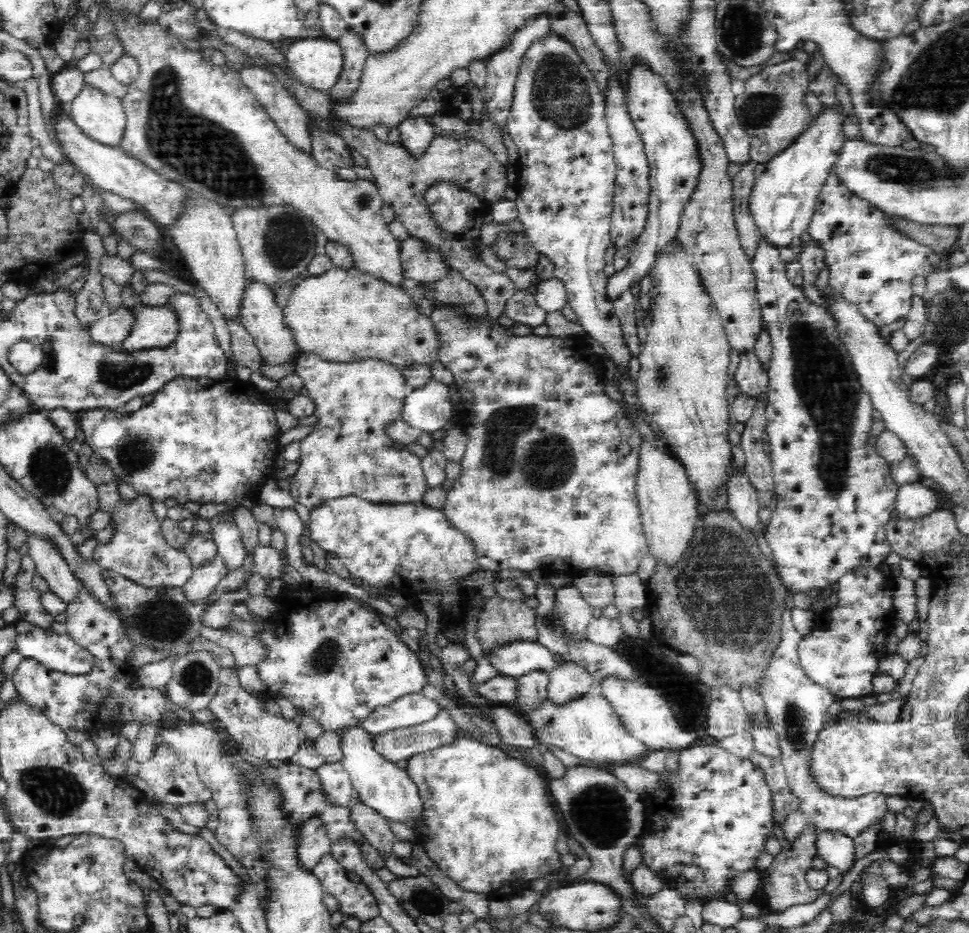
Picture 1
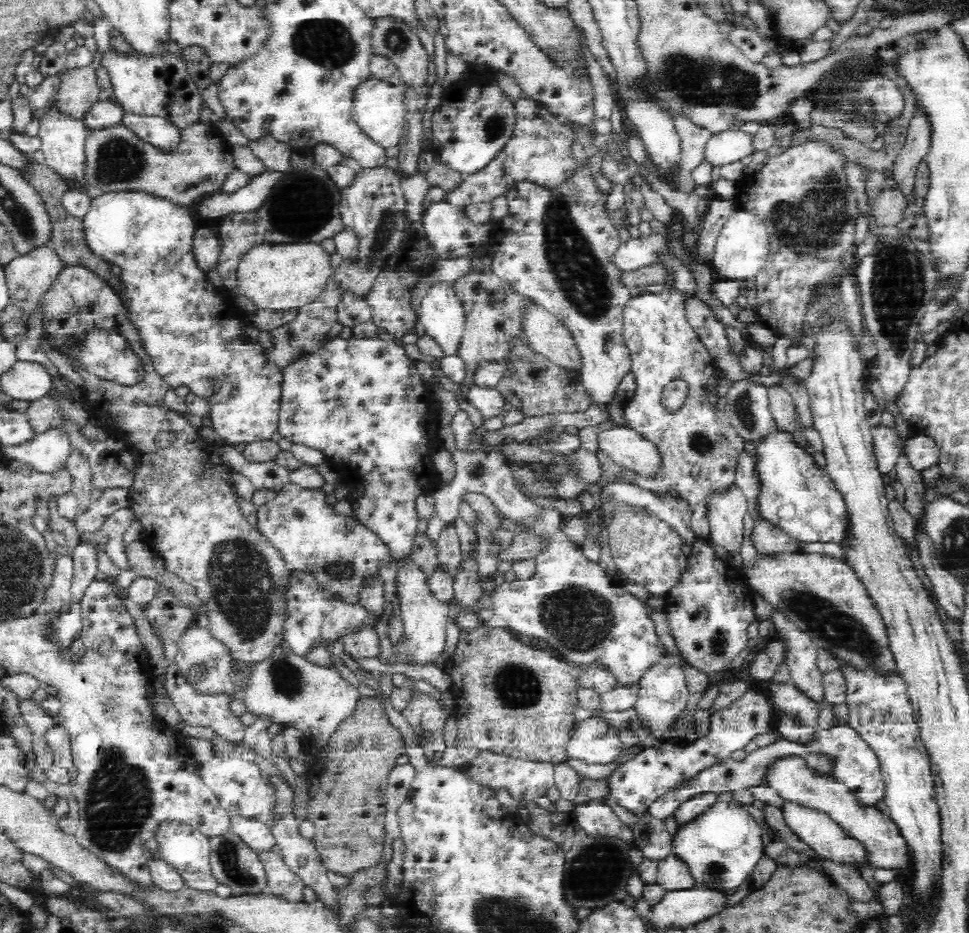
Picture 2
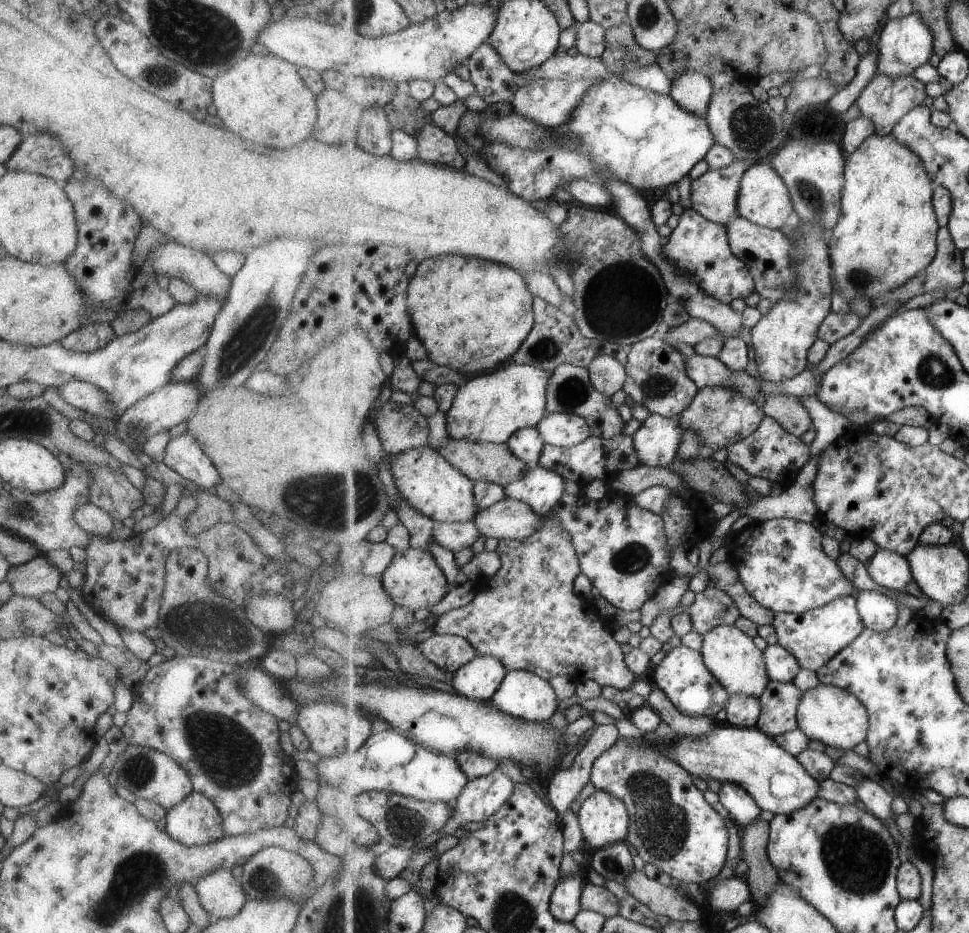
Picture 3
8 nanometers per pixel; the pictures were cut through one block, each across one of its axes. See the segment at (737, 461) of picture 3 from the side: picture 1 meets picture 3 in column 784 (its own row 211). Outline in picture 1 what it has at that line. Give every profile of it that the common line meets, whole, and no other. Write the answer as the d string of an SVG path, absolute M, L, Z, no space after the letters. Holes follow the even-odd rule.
M436 181L426 188L424 204L431 221L440 232L451 234L473 256L480 254L478 248L480 228L482 228L483 216L489 212L489 206L486 206L472 190L461 188L454 181Z

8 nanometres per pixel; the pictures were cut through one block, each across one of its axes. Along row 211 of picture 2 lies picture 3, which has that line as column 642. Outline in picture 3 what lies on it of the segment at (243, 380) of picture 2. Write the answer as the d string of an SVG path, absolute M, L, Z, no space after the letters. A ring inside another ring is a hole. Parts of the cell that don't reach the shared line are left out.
M612 73L581 98L580 106L577 106L573 118L567 124L559 126L558 131L563 136L563 142L545 146L541 150L509 146L509 142L486 144L483 150L485 162L490 170L502 177L511 193L531 202L549 202L553 200L555 189L559 186L568 187L571 182L579 179L592 178L603 181L604 178L609 178L609 174L635 186L637 190L671 186L684 176L688 176L691 168L704 160L716 143L708 118L703 118L697 112L685 110L685 107L671 95L641 88L633 82L617 78Z

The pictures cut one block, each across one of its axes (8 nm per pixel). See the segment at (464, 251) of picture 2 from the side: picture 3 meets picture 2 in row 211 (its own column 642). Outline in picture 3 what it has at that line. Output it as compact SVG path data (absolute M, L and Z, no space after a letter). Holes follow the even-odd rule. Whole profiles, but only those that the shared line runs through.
M659 413L652 415L641 424L640 428L634 433L634 448L638 454L641 464L650 467L669 467L678 455L681 440L683 440L685 430L681 428L680 418L667 418Z

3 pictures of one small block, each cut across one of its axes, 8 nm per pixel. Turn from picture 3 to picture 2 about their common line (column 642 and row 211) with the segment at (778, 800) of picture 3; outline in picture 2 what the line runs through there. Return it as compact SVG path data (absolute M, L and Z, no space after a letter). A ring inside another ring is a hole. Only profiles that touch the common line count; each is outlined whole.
M738 209L733 210L719 232L711 264L720 279L748 281L766 264L768 254L769 234L765 224L755 214Z

